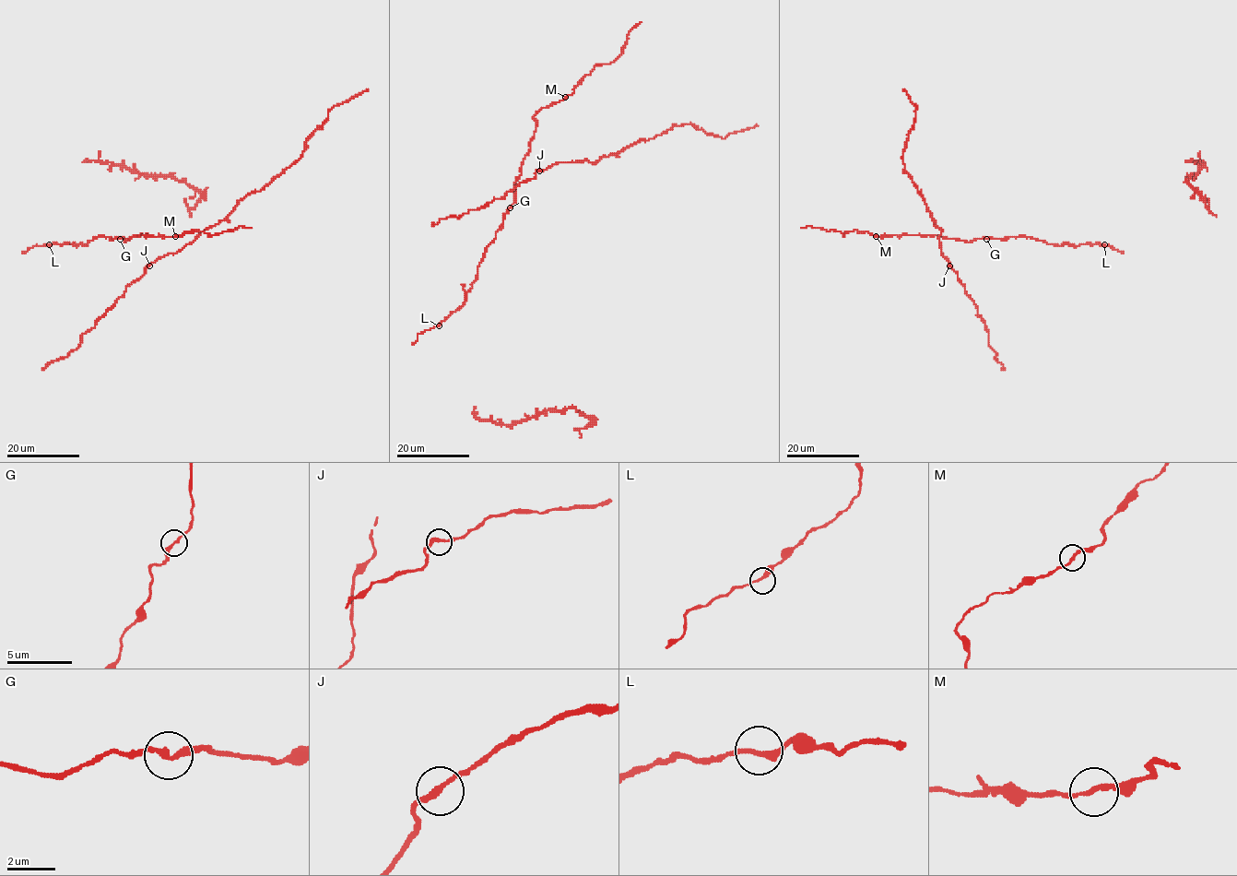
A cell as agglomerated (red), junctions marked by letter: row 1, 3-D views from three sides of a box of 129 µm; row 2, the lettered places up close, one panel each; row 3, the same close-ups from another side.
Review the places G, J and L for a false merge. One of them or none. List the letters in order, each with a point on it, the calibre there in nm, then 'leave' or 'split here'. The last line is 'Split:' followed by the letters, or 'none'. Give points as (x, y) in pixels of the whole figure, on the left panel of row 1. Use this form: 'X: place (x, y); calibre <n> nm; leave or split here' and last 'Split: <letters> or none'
G: place (120, 239); calibre 220 nm; leave
J: place (149, 266); calibre 240 nm; leave
L: place (49, 244); calibre 240 nm; leave
Split: none

